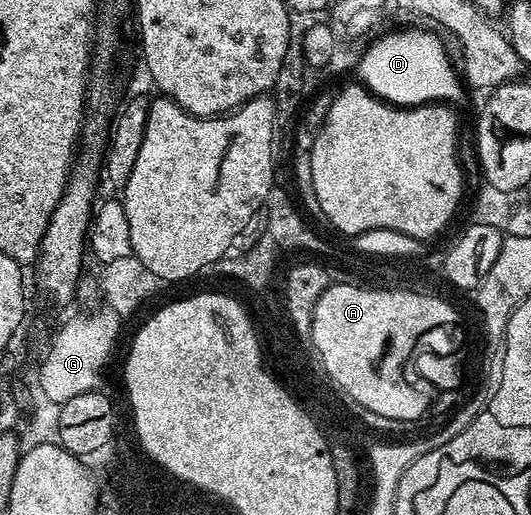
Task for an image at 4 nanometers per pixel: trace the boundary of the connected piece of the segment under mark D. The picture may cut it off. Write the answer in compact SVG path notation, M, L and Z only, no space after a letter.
M406 27L388 31L364 50L356 66L359 82L387 104L399 107L431 103L457 105L462 102L467 88L452 67L449 52L440 37L422 28Z

